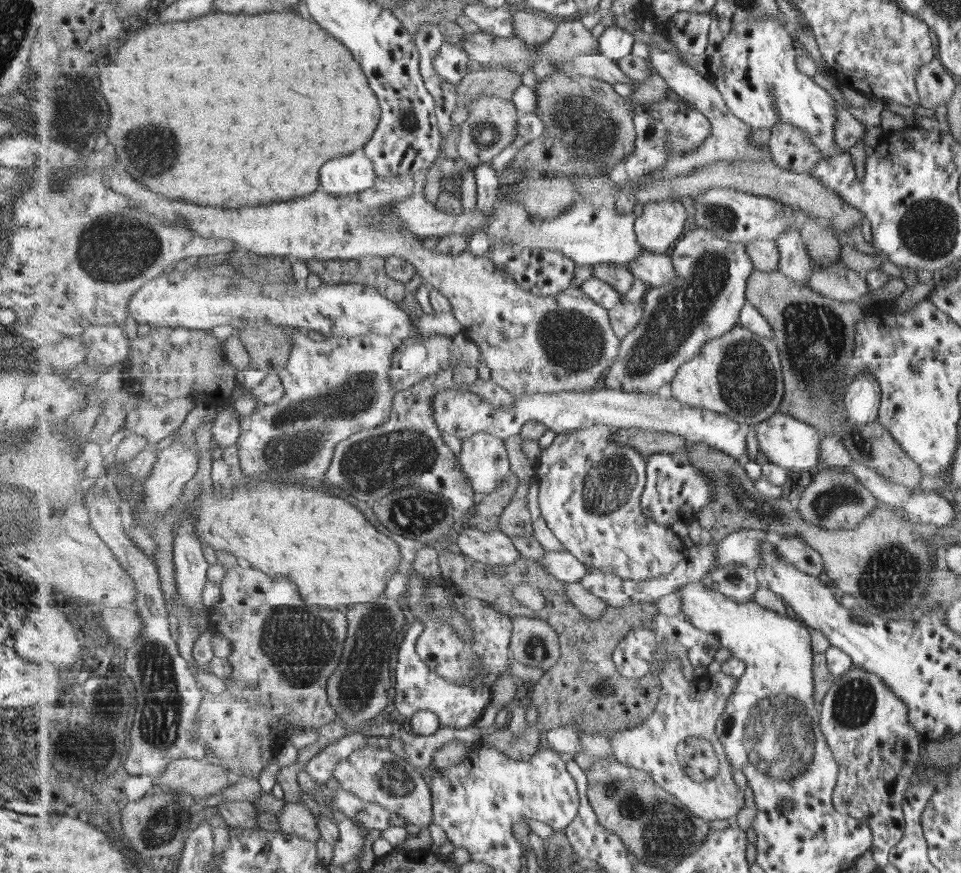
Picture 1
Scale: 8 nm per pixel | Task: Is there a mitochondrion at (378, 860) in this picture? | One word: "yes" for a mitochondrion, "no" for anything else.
no

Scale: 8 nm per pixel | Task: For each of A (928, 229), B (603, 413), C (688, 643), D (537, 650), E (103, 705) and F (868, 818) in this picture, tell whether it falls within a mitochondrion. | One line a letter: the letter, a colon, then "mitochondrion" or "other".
A: mitochondrion
B: other
C: other
D: mitochondrion
E: other
F: other

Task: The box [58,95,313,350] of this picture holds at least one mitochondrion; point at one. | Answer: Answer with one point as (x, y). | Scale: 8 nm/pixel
(108, 252)

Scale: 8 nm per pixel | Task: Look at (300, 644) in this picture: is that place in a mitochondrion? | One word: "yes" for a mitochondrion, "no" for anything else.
yes

